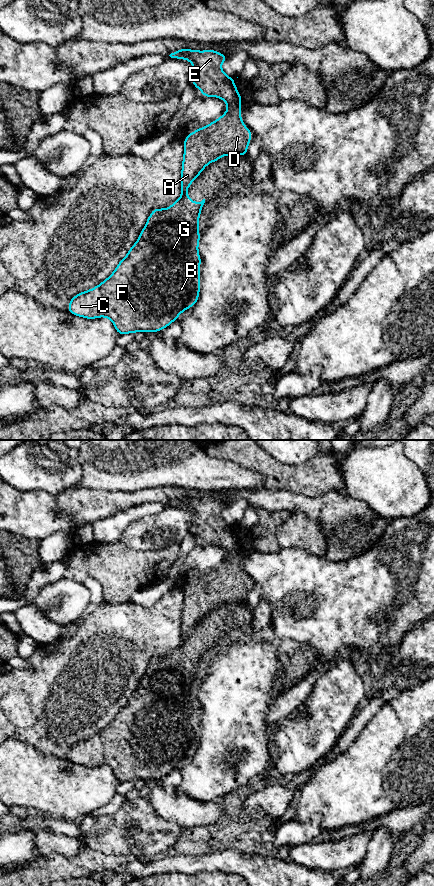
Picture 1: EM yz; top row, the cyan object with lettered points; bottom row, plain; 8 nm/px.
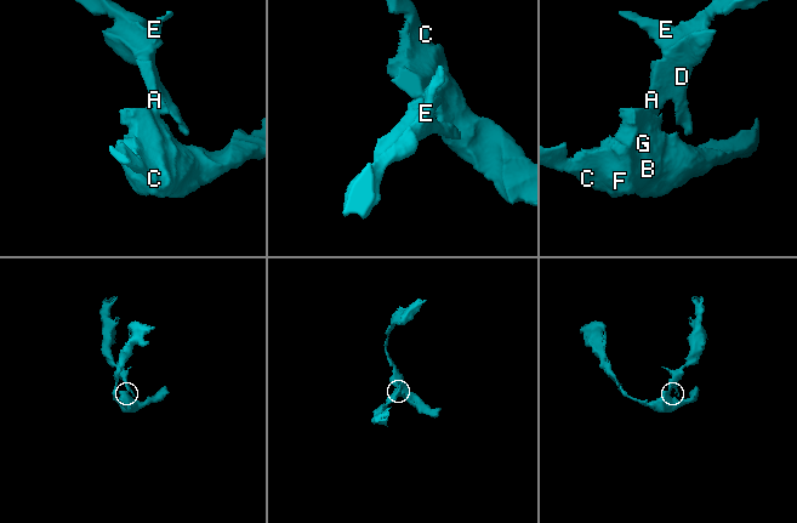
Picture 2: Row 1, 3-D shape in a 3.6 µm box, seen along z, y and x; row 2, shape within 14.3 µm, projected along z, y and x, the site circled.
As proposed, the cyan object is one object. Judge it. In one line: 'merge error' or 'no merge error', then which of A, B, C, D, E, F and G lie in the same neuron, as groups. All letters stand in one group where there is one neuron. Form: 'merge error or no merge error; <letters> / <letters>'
merge error; A D E / B C F G

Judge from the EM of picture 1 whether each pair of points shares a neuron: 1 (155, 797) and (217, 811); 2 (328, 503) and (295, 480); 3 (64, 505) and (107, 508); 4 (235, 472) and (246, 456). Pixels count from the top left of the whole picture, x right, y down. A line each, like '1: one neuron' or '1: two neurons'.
1: one neuron
2: two neurons
3: one neuron
4: two neurons

